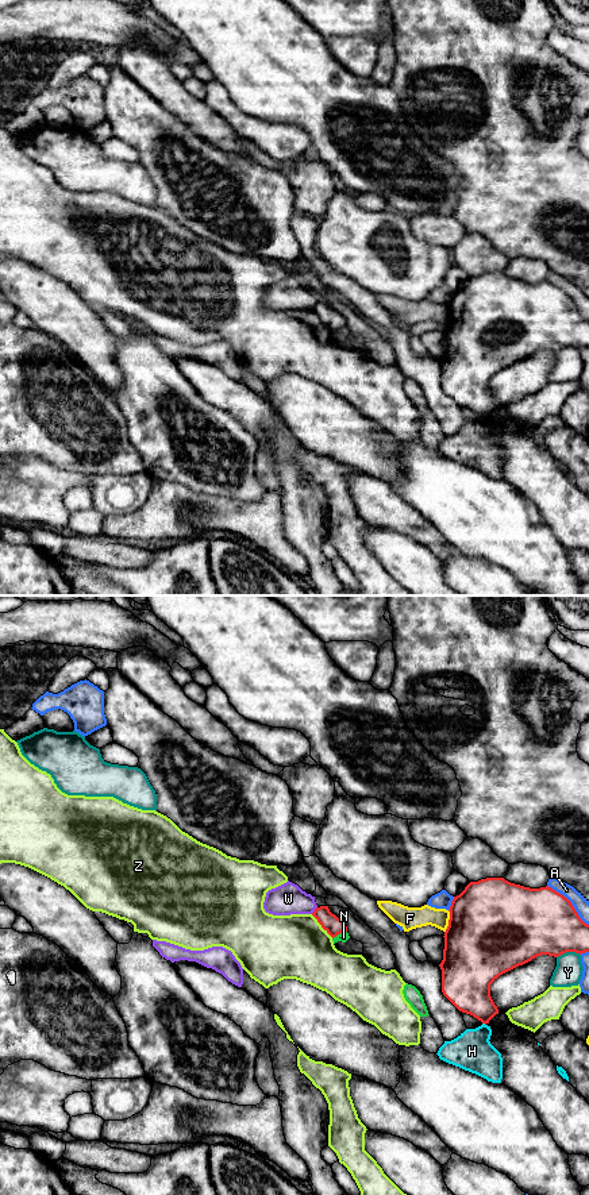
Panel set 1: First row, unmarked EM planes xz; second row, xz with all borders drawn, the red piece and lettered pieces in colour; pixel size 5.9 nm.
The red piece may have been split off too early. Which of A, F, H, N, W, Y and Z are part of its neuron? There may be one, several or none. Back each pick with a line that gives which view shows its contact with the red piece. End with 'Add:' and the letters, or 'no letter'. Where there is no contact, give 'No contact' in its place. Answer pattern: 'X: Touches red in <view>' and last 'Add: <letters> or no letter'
Add: no letter

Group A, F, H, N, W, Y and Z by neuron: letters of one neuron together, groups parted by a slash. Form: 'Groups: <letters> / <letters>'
Groups: A W / F / H / N / Y / Z

